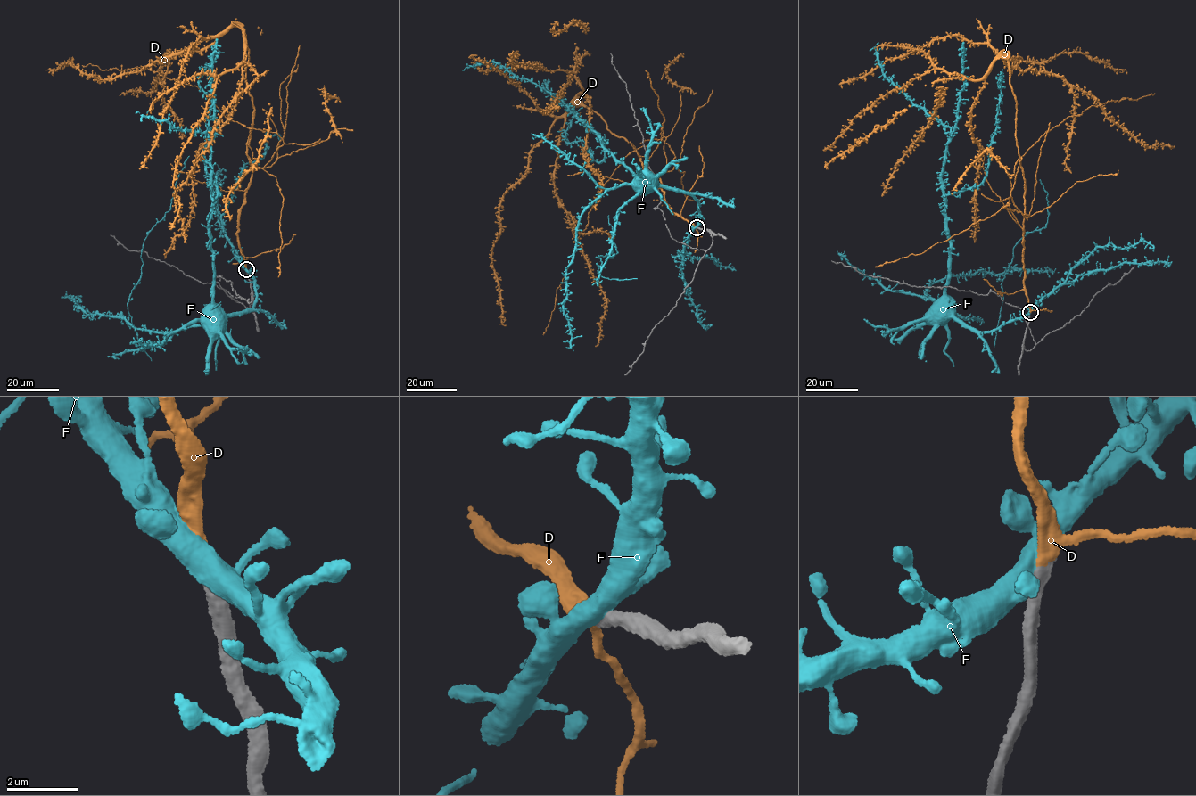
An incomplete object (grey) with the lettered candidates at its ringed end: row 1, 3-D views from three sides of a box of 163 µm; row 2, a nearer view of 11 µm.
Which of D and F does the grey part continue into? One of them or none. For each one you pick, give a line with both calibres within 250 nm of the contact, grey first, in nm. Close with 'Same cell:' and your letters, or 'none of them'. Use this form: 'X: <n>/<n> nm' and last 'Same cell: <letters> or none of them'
D: 400/280 nm
Same cell: D

